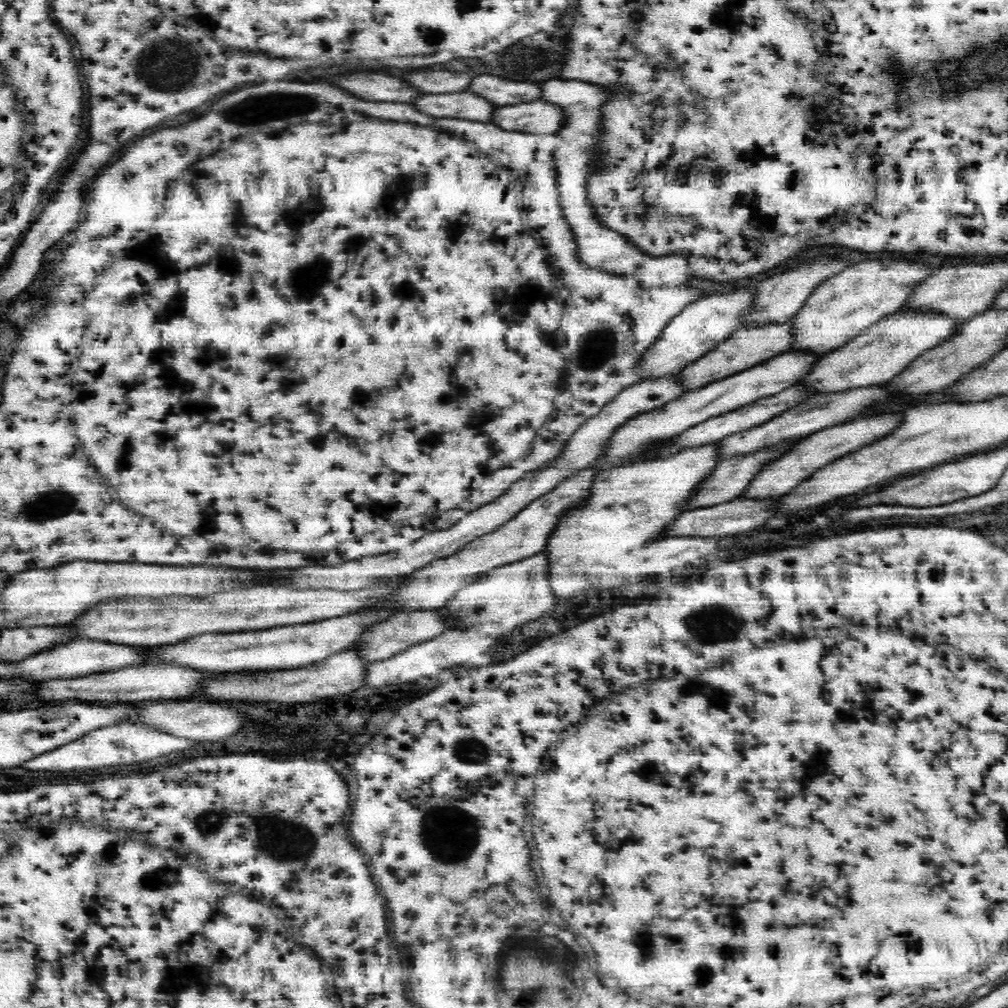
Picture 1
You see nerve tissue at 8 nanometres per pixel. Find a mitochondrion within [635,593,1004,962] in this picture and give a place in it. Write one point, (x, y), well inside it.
(713, 622)

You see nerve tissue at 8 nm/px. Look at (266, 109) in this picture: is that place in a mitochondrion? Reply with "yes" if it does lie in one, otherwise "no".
yes

